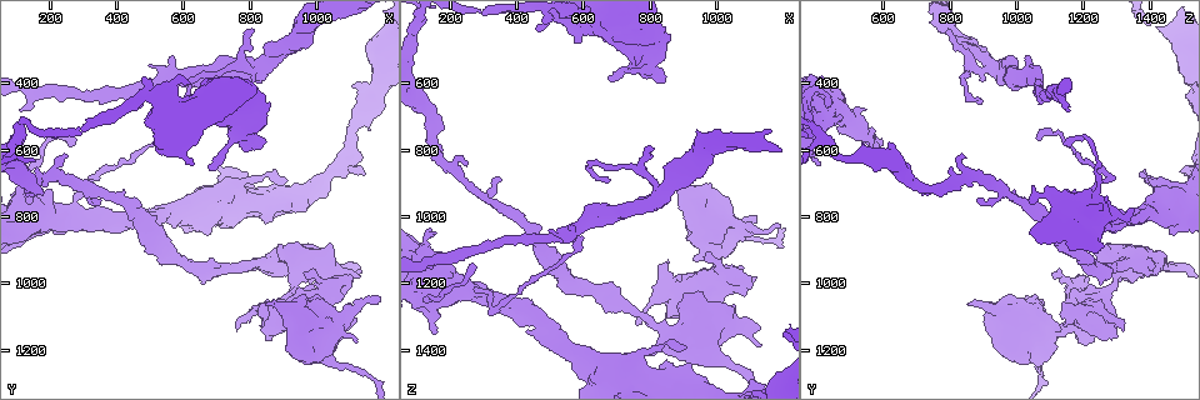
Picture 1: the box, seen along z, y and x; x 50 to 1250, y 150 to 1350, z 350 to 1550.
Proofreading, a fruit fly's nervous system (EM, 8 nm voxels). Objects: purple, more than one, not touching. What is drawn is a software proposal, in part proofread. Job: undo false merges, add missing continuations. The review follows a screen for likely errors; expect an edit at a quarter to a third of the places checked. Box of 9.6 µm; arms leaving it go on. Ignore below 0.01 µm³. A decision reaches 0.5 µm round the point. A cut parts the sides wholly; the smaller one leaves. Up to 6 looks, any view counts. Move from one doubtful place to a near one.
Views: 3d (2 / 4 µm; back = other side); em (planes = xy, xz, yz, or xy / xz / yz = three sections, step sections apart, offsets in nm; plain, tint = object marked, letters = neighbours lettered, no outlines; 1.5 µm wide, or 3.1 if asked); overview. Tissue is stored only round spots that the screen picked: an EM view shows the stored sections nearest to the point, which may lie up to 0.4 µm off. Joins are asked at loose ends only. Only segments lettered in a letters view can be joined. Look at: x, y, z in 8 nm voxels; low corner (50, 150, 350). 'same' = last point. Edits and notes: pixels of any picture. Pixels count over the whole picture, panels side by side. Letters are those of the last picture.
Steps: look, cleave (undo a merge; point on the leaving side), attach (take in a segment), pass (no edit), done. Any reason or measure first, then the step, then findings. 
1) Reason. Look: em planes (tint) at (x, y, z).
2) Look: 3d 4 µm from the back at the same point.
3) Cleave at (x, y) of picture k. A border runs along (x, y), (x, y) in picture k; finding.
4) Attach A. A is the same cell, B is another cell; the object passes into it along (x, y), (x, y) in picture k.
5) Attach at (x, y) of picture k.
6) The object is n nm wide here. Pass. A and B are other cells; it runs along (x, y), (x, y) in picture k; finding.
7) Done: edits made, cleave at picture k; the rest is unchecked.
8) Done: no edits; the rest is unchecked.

Branch stops here. Look: em xz step 8 (tint) at (240, 610, 830).

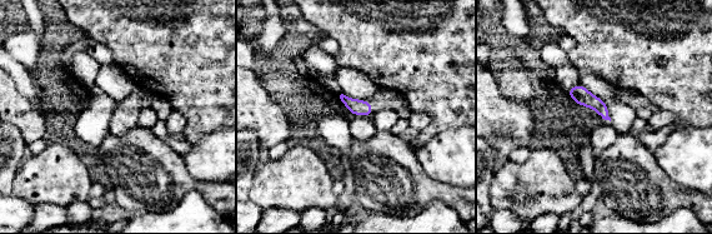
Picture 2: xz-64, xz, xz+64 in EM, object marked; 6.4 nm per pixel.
Look: em yz step 4 (letters) at the same point.

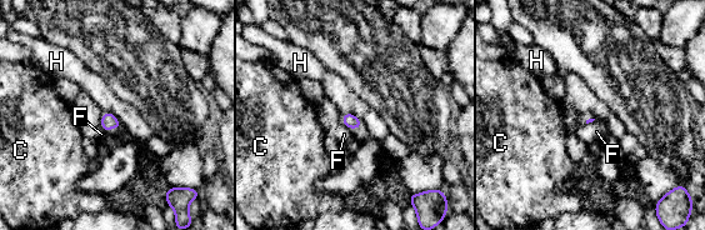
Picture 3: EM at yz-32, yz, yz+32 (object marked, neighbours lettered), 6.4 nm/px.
Pass. C, F and H are other cells; a border runs along (103, 111), (110, 111), (121, 123) in picture 3; no lettered segment goes on from it.

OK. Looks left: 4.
Thick turns thin. Look: em xy step 4 (letters) at (460, 790, 1090).

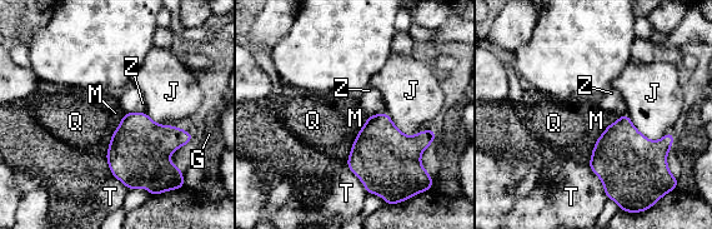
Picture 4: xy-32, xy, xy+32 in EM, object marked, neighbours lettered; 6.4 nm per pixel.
Pass. G, J, M, Q, T and Z are other cells; a border runs along (369, 115), (345, 162) in picture 4; all the same neuron.

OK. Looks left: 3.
Branch stops here. Look: em planes (letters) at (790, 940, 1410).

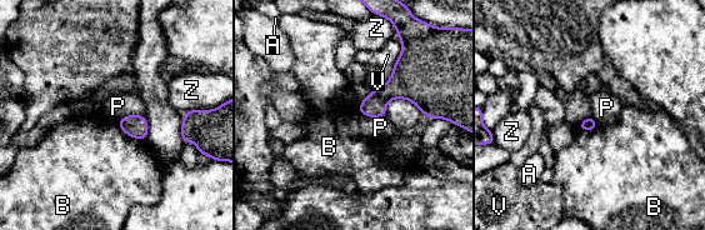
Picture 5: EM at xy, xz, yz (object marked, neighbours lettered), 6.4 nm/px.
Pass. A, B, P, V and Z are other cells; a border runs along (358, 110), (370, 116), (385, 116) in picture 5; none of them fits.

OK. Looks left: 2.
Done: no edits; the rest is unchecked.

